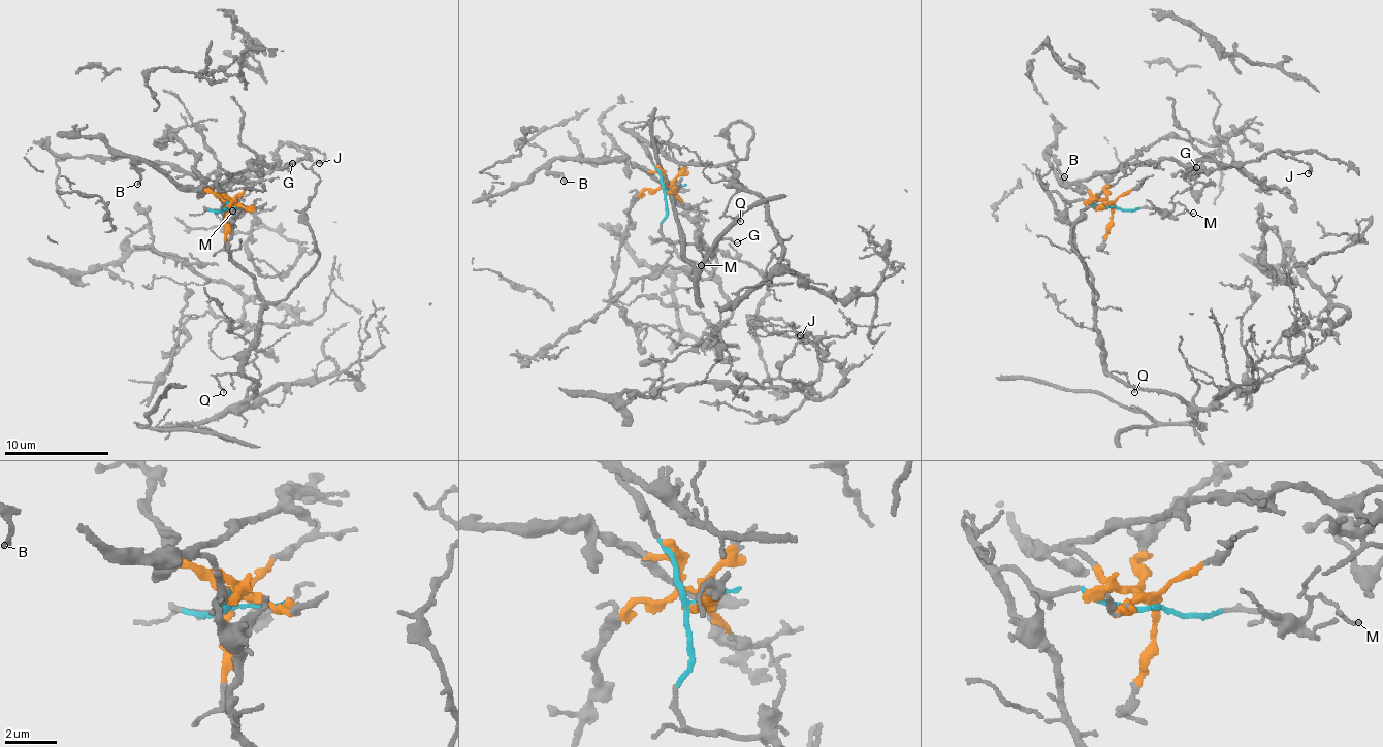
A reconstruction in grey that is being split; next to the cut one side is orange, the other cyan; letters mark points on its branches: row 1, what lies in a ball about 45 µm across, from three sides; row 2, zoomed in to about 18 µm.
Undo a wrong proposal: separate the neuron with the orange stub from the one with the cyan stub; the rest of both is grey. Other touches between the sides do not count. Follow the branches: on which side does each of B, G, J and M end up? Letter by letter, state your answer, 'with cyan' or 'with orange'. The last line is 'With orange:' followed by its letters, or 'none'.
B: with orange
G: with orange
J: with orange
M: with cyan
With orange: B, G, J

